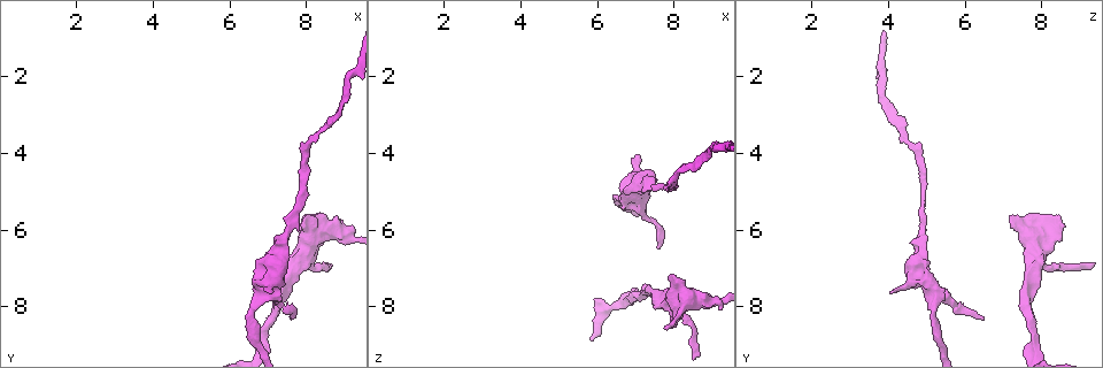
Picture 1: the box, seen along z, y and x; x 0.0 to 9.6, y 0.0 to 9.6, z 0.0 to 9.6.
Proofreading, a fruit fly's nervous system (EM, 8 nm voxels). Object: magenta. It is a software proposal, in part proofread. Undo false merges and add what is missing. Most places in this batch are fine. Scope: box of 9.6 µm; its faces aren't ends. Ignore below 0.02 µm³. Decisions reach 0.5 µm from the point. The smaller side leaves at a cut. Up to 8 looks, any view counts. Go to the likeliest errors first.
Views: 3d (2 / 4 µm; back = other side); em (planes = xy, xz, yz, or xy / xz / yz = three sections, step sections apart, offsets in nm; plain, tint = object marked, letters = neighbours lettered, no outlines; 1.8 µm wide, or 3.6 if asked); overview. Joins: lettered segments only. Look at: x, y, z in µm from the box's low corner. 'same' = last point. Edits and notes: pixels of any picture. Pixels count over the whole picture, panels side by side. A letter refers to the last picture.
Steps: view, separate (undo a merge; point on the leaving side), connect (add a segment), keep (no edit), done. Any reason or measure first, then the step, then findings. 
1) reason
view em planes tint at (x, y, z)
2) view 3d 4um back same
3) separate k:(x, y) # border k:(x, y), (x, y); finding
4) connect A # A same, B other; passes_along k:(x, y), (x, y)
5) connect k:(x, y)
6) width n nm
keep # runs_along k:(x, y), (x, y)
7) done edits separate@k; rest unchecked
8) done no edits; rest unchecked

an open end
view em planes tint at (7.95, 5.70, 8.45)

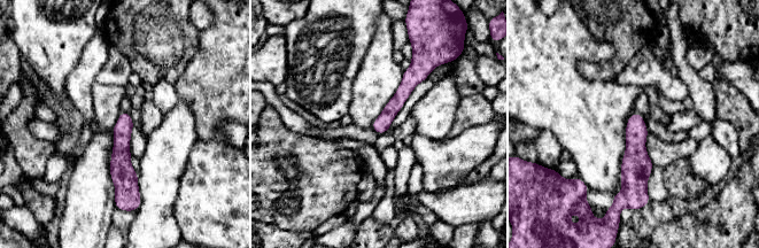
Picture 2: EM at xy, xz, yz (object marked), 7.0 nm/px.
what lies round it
view em planes letters same

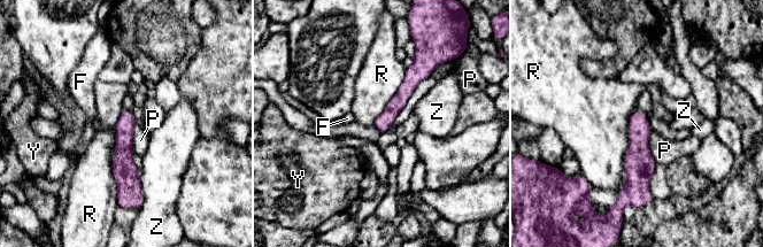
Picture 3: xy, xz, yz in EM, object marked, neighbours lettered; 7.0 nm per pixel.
width 120 nm
keep # F other, P other, R other, Y other, Z other; no lettered segment goes on from it

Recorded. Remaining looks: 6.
branch stops here
view em xz step 4 letters at (7.60, 8.35, 6.45)

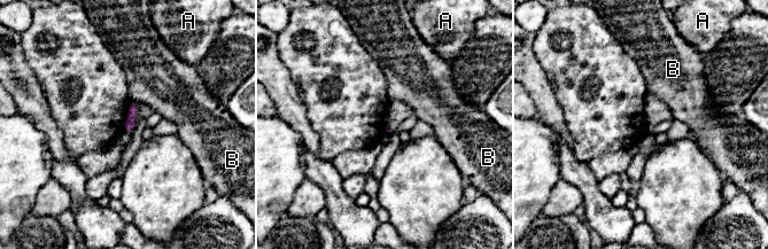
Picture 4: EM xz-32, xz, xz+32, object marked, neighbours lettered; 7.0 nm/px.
keep # A other, B other; border 4:(130, 99), (138, 103); none of them fits

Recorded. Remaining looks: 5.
tapers out
view em planes letters at (6.95, 7.70, 4.10)

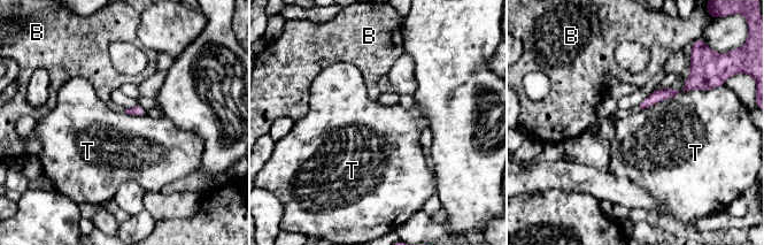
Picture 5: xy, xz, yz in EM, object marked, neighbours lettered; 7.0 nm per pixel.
keep # B other, T other; border 5:(709, 89), (680, 90), (641, 109); none of them fits

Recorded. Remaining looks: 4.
sudden change in width
view 3d 4um at (7.70, 5.15, 4.90)

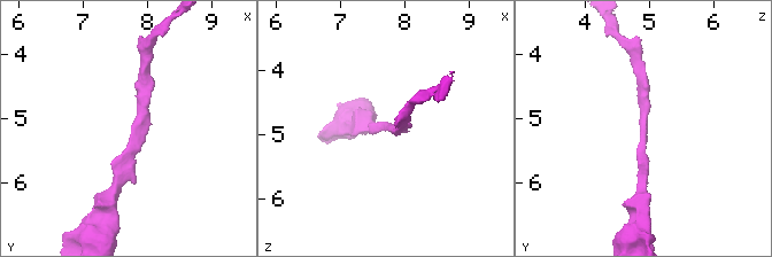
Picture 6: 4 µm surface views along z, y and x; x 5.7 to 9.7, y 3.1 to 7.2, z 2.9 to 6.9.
need the tissue
view em xz step 16 letters at (7.75, 5.15, 4.90)

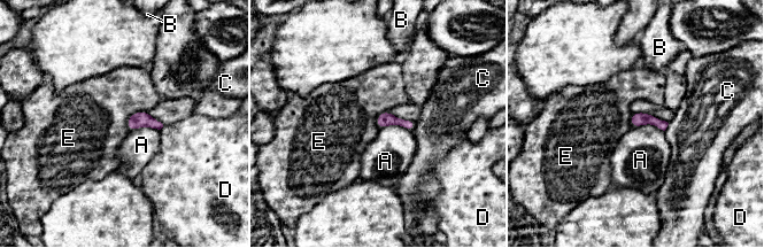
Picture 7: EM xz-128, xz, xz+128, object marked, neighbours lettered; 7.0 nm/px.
keep # A other, B other, C other, D other, E other; border 7:(147, 110), (134, 111), (126, 128); one cell here

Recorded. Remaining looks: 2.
done no edits; rest unchecked

